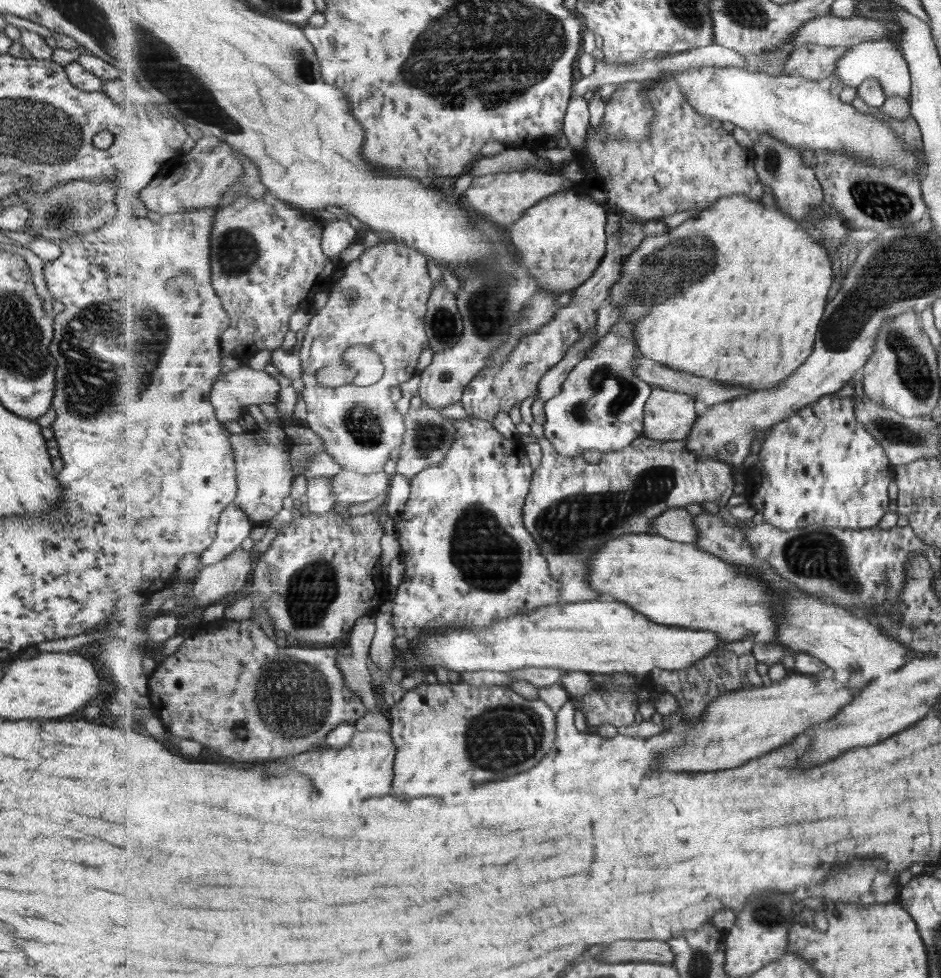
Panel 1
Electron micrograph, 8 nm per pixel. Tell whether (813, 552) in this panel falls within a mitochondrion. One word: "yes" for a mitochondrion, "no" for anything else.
yes

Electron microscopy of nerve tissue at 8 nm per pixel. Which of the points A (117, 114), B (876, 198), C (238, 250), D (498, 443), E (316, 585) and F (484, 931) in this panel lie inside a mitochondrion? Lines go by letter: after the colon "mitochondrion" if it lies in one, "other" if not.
A: other
B: mitochondrion
C: mitochondrion
D: other
E: mitochondrion
F: other

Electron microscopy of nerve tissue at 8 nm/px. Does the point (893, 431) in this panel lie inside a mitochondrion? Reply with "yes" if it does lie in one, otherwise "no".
yes

